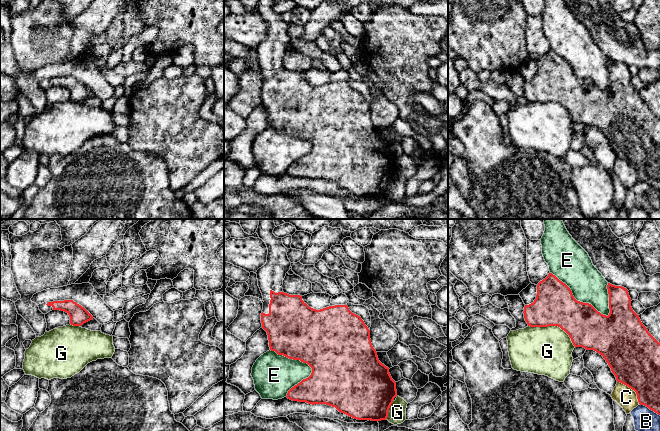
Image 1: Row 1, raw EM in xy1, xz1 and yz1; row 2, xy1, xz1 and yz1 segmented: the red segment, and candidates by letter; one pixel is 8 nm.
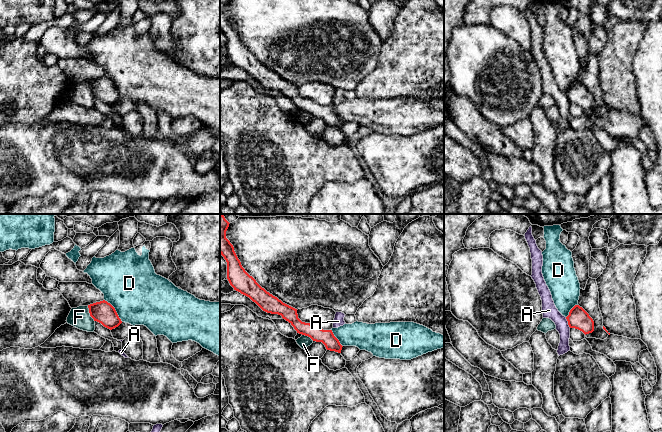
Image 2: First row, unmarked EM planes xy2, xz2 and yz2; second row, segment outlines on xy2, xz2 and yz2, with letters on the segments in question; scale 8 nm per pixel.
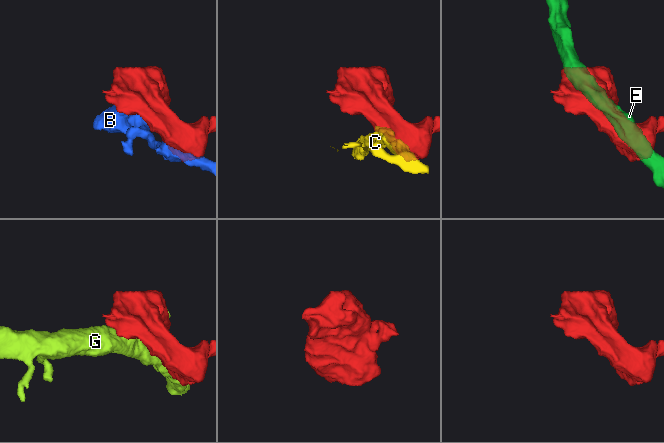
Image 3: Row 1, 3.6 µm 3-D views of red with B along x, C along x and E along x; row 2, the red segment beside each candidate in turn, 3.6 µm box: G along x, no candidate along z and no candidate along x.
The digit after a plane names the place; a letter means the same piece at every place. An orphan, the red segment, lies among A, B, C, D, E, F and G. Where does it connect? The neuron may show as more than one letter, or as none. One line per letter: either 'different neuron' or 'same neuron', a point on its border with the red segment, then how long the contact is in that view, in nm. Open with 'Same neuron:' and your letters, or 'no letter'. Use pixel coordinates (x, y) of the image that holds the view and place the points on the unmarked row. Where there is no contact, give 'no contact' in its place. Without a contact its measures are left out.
Same neuron: no letter
A: different neuron; contact yz2 (568, 98); length 100 nm
B: different neuron; contact yz1 (649, 184); length 190 nm
C: different neuron; contact yz1 (632, 165); length 260 nm
D: different neuron; contact xy2 (115, 86); length 240 nm
E: different neuron; contact yz1 (578, 77); length 600 nm
F: different neuron; contact xy2 (90, 90); length 140 nm
G: different neuron; contact yz1 (554, 101); length 420 nm

